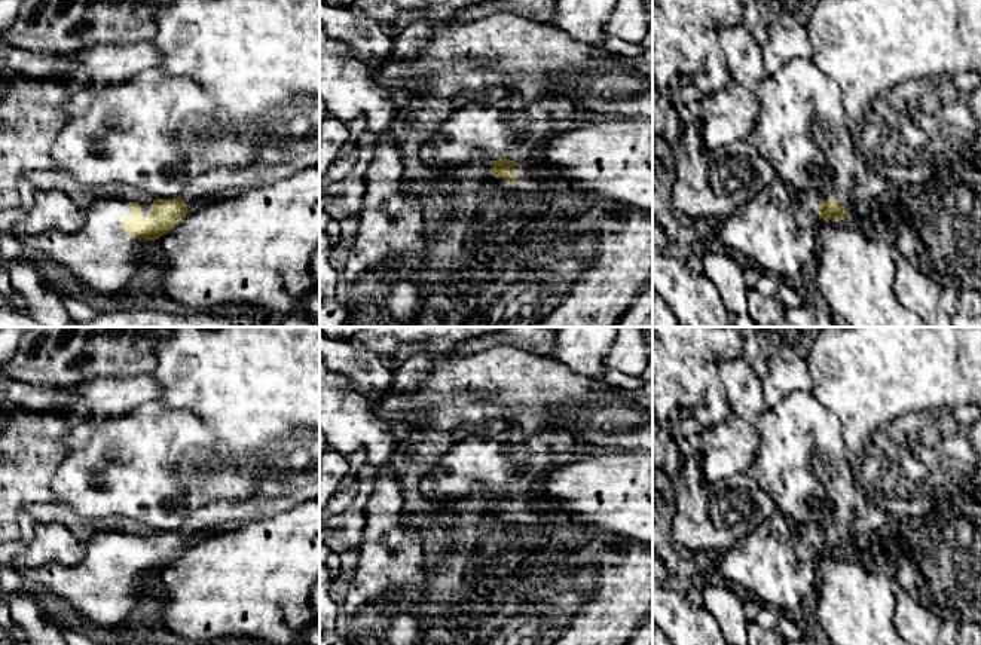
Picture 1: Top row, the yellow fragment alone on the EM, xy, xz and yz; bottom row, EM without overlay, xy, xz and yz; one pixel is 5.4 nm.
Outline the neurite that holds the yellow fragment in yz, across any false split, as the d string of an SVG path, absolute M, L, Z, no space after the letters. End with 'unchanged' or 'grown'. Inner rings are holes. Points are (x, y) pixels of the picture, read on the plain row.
M825 520L816 526L815 534L819 537L819 550L823 553L843 553L853 542L844 526L837 526Z; grown

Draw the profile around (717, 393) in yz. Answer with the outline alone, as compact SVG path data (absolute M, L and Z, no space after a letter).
M653 327L654 422L667 422L673 410L688 410L706 427L728 419L733 413L718 363L737 357L742 357L742 327Z

